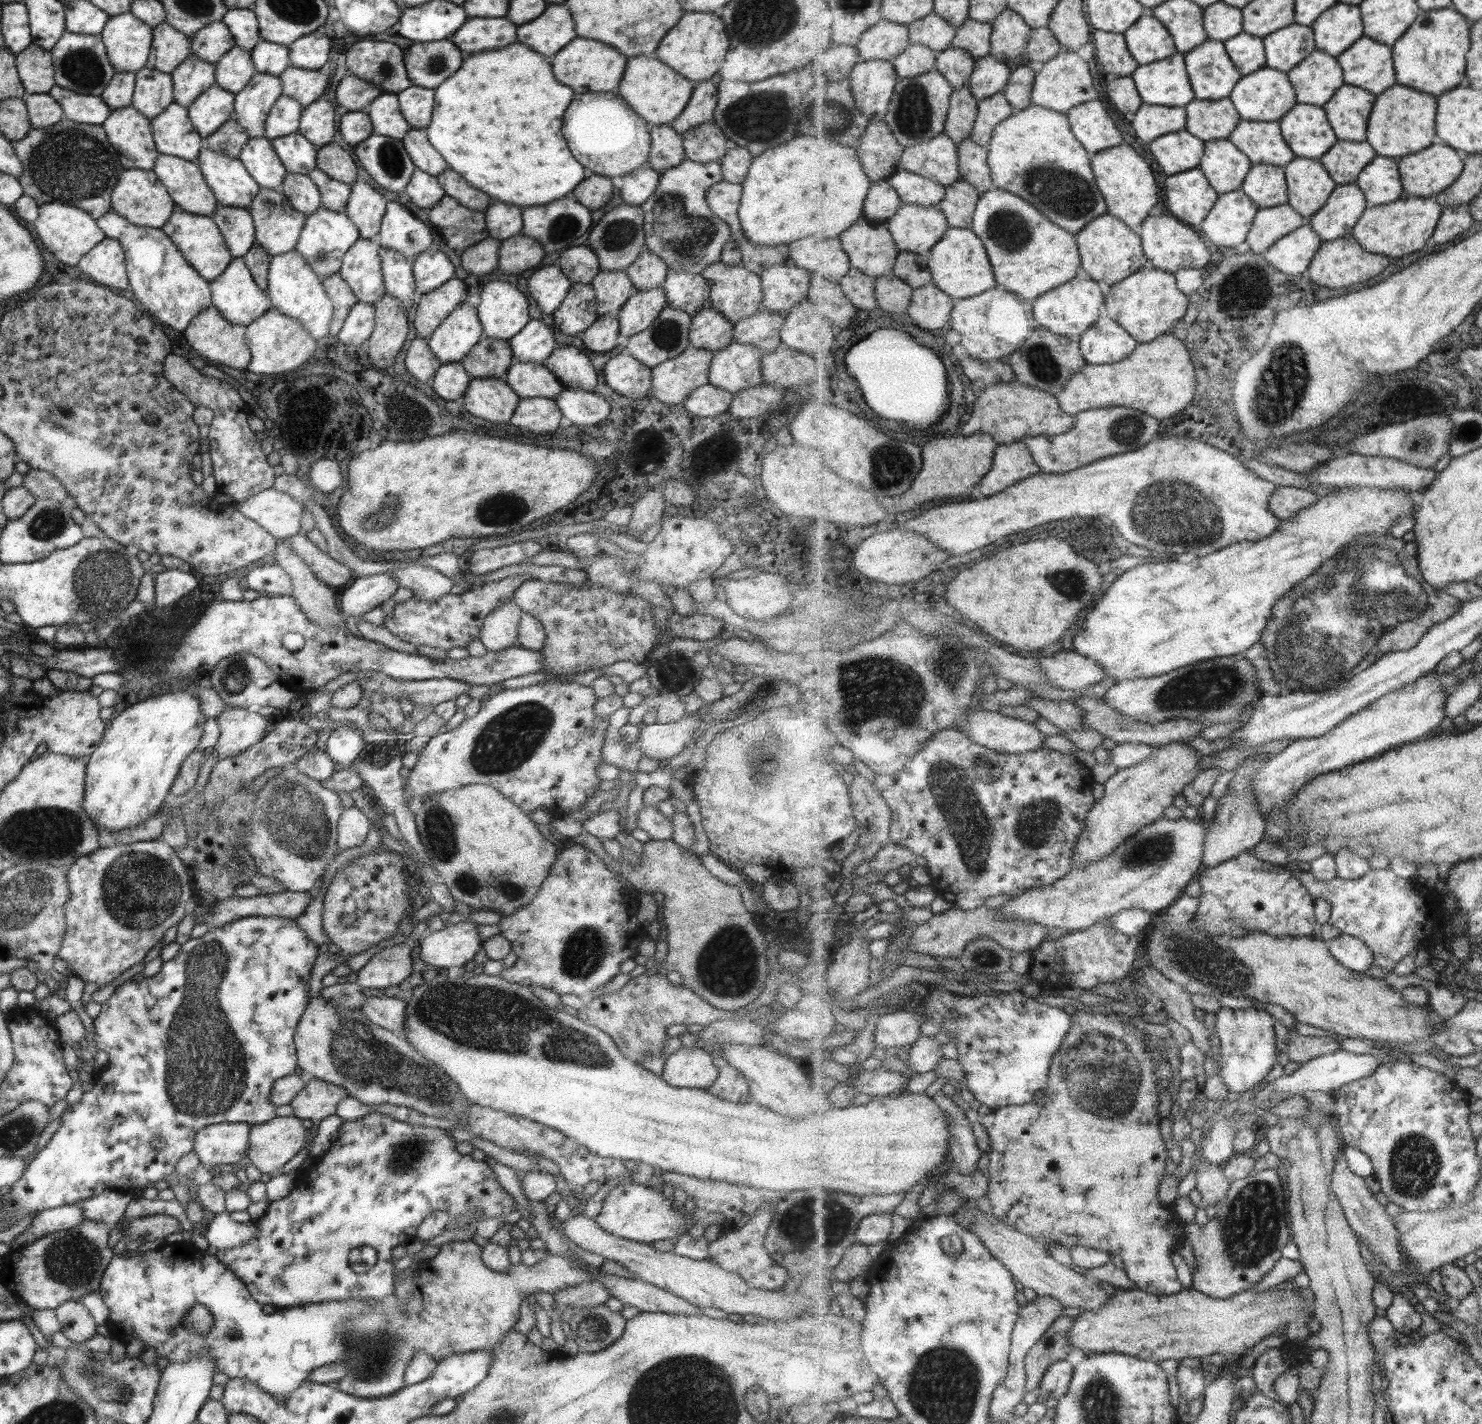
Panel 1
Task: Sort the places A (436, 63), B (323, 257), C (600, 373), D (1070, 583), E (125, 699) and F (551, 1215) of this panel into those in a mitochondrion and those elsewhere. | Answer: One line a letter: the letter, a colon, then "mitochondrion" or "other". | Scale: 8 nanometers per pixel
A: mitochondrion
B: mitochondrion
C: other
D: mitochondrion
E: other
F: other

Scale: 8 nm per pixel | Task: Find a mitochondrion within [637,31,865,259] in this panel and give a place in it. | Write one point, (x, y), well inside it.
(750, 117)

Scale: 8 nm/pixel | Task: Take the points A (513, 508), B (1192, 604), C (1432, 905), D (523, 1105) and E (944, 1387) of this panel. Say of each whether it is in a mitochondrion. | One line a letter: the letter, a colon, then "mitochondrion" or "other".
A: mitochondrion
B: other
C: other
D: other
E: mitochondrion

